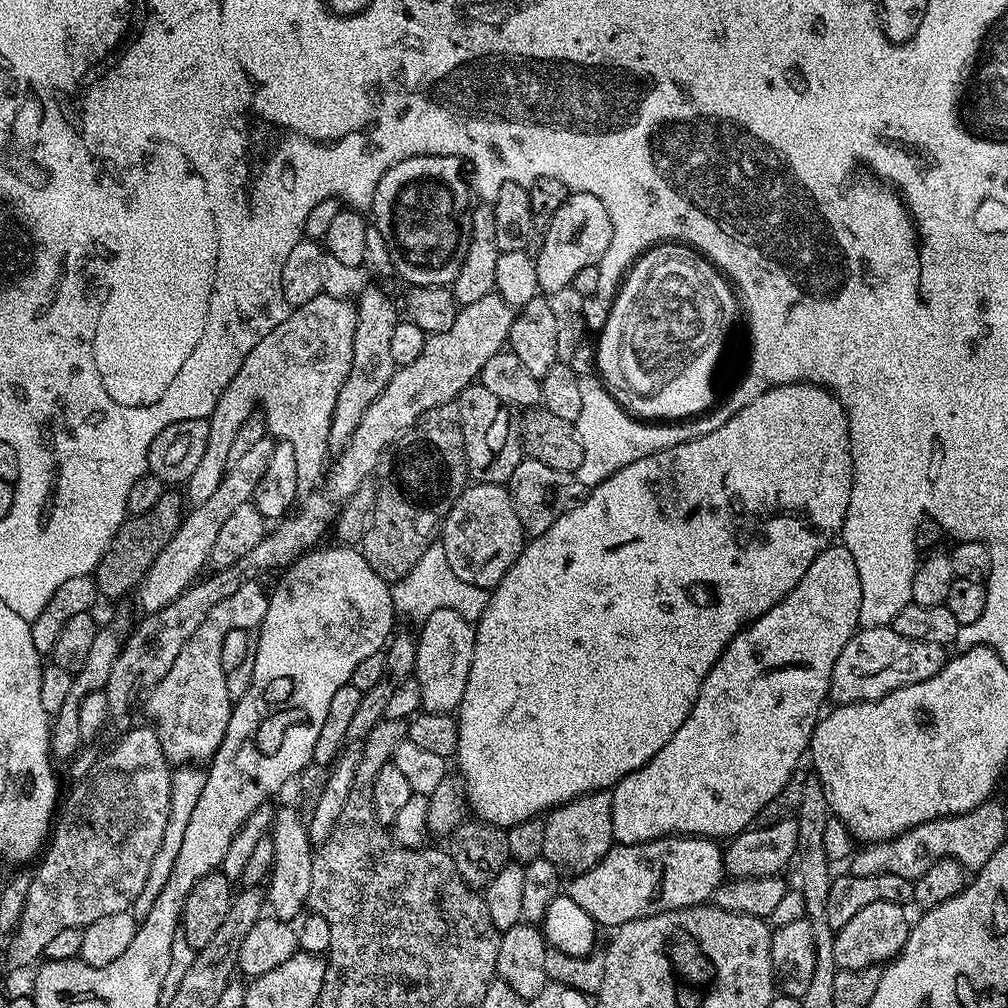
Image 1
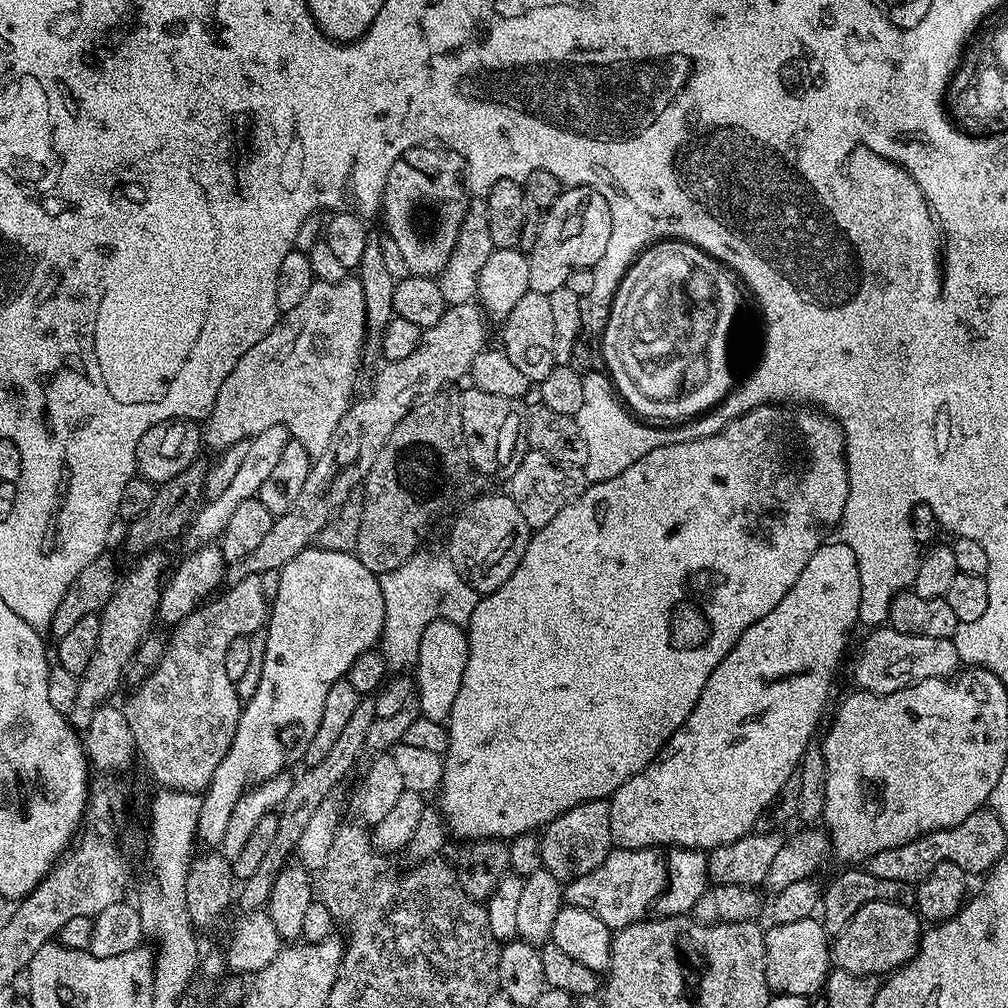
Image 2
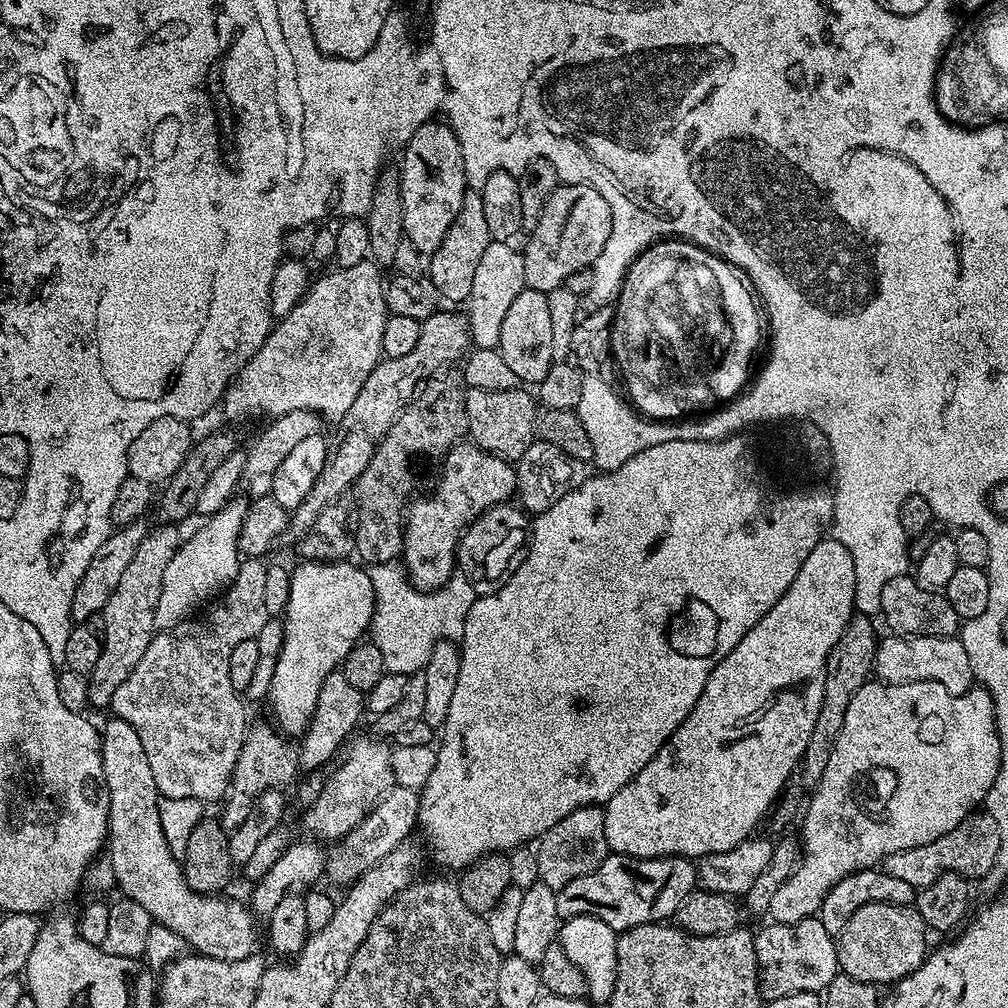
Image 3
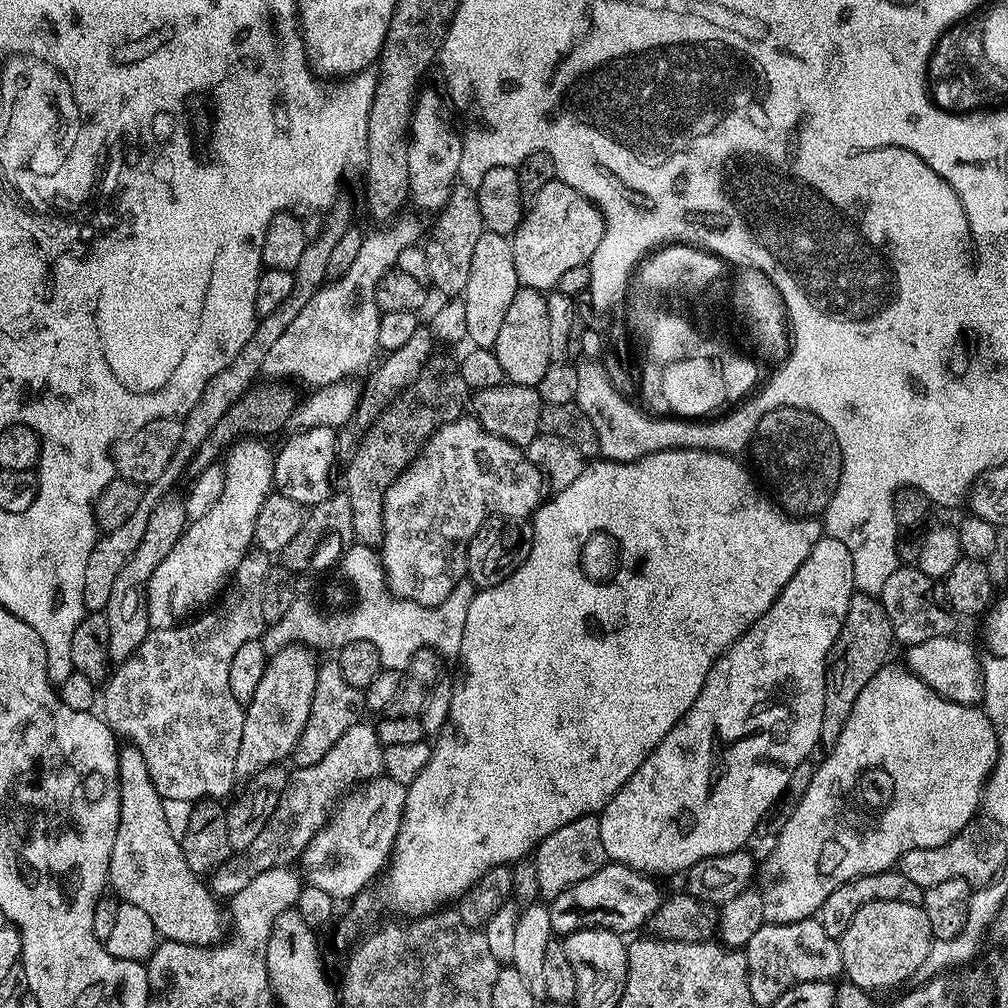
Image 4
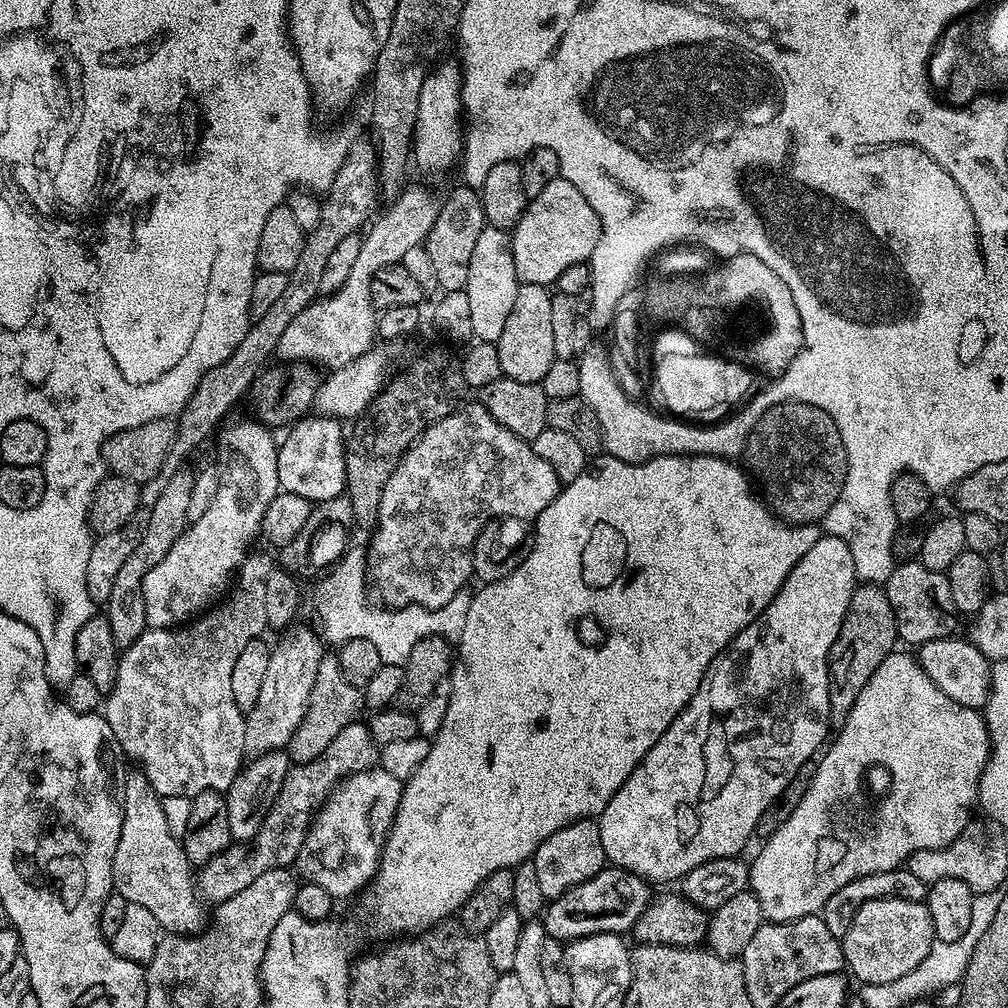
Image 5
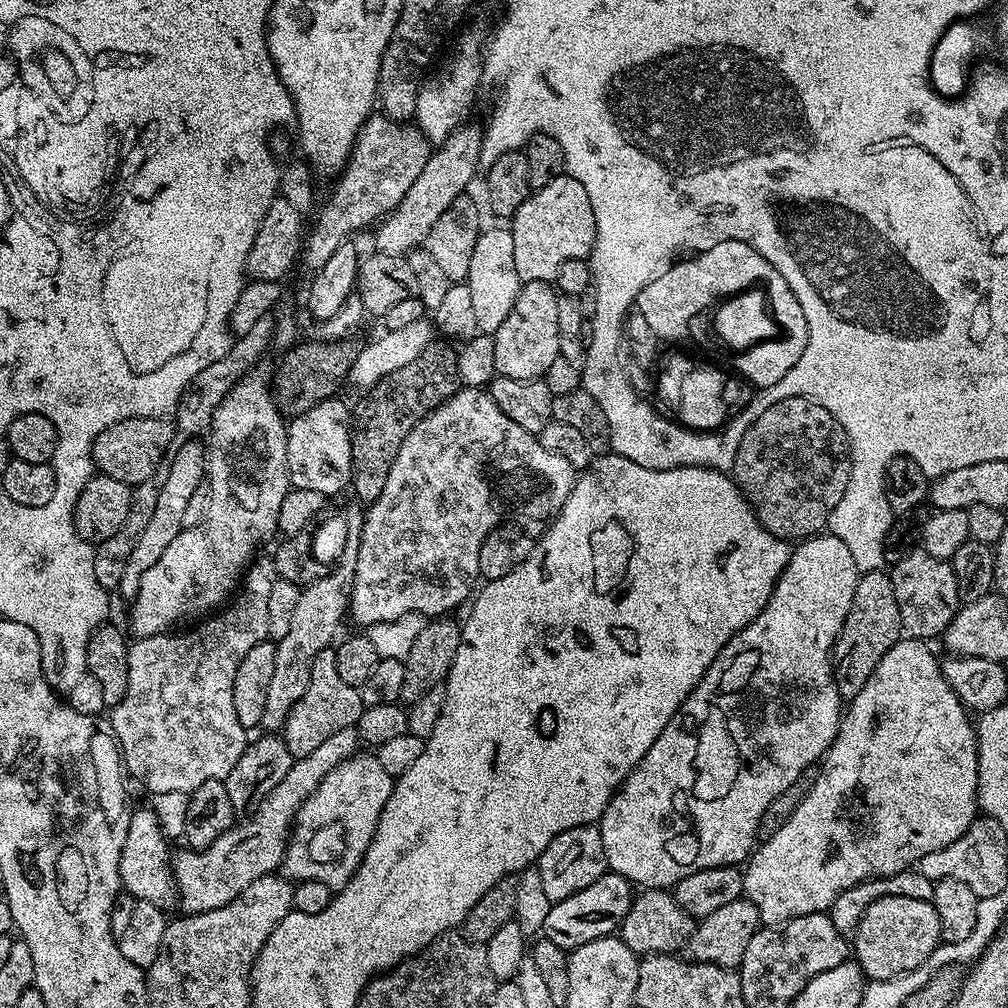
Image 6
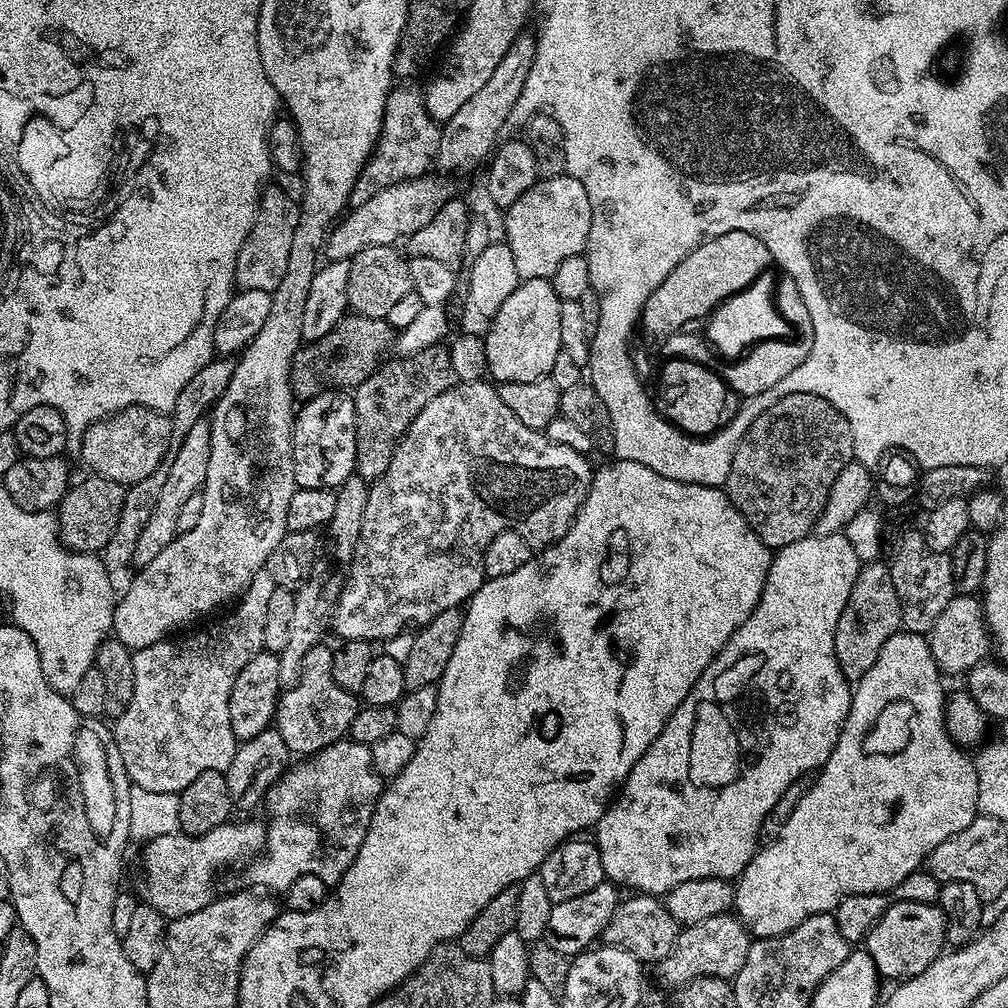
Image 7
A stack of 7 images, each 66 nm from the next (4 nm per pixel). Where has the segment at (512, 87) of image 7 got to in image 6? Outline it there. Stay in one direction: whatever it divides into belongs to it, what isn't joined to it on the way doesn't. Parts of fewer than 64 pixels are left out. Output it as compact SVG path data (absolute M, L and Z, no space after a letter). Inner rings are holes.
M465 122L460 127L455 128L449 136L444 139L444 143L433 151L432 157L426 162L426 167L422 169L422 174L418 174L418 182L406 190L402 202L379 223L380 229L376 232L375 251L385 252L391 256L404 256L414 248L423 245L424 240L430 234L430 226L446 214L446 210L454 202L454 198L465 195L469 191L468 183L475 178L476 172L481 169L480 155L482 154L482 142L484 141L484 128L481 125Z

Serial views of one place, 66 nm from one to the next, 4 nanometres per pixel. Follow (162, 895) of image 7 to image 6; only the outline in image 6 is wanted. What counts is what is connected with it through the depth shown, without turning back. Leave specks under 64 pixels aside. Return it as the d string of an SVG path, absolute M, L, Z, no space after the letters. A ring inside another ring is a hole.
M355 728L338 730L338 734L326 738L318 750L293 759L290 770L286 770L286 778L282 778L282 782L278 782L275 790L261 802L258 811L237 823L210 846L175 853L171 857L171 868L178 893L178 908L181 908L179 911L191 914L218 910L234 902L234 898L238 898L238 894L242 894L250 882L258 882L258 878L273 875L283 865L284 851L288 849L297 810L306 798L310 798L312 791L331 768L357 751L356 744L358 733Z

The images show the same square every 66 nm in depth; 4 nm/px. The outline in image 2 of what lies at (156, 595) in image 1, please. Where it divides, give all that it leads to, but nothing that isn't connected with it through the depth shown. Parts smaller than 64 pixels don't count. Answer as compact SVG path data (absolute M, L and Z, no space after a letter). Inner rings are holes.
M280 424L267 427L266 430L262 430L259 434L250 438L249 451L246 453L243 463L241 463L241 468L237 471L237 475L228 489L225 489L225 493L220 494L218 498L207 499L197 509L192 523L189 524L182 537L182 543L186 546L185 549L192 550L209 545L223 535L227 523L230 522L231 515L234 514L234 511L238 510L239 503L253 499L259 493L263 482L270 478L271 471L279 463L279 459L282 458L282 453L290 440L291 436L288 428Z

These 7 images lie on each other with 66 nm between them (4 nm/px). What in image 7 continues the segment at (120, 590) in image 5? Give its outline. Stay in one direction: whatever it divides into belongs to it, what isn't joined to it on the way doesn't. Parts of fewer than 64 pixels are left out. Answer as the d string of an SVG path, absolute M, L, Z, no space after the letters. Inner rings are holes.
M207 419L194 422L190 426L190 431L186 433L186 438L182 438L182 446L178 446L178 454L174 454L167 461L168 477L162 486L158 497L158 506L154 506L150 513L150 519L146 521L146 527L142 530L142 535L134 546L134 558L132 564L137 569L145 568L178 534L177 517L181 513L182 506L189 501L194 493L203 489L206 482L206 469L210 467L210 434L212 425Z

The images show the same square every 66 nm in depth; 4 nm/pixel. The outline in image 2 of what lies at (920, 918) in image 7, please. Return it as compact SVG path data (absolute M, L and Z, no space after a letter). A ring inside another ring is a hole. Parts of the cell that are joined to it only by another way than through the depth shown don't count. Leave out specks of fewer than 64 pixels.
M894 900L866 902L866 906L862 906L862 910L858 910L858 914L854 914L854 918L850 918L846 927L831 941L832 962L836 968L850 974L880 978L915 958L921 935L922 921L909 905Z

